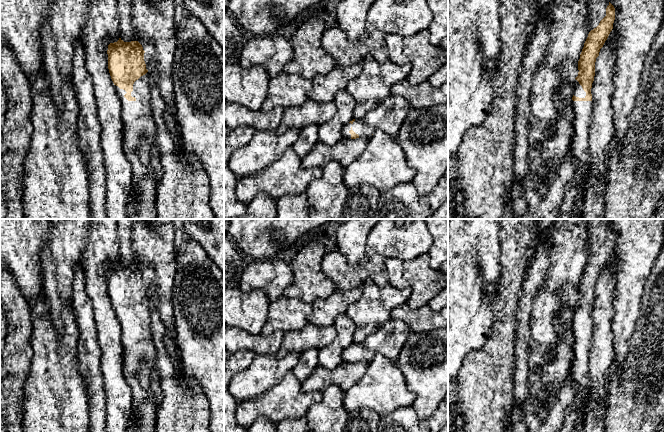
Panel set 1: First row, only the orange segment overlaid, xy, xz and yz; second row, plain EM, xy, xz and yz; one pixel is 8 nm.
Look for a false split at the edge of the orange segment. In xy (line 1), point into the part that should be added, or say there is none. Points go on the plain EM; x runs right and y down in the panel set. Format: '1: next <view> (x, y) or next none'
1: next xy (153, 242)

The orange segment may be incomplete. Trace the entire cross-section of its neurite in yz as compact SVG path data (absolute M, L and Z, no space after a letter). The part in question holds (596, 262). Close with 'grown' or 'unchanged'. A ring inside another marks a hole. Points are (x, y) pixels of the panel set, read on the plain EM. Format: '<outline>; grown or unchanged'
M589 219L587 249L589 258L578 285L578 300L573 303L572 377L581 388L589 390L588 360L593 339L591 312L595 300L595 286L615 244L615 232L609 226L611 219Z; grown

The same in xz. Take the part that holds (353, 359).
M390 318L362 343L353 343L347 347L341 356L342 361L368 363L377 353L381 353L391 361L396 361L410 332L411 329L405 322Z; grown

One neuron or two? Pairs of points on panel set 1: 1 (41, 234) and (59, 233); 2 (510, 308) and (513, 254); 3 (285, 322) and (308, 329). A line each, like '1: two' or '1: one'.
1: two
2: one
3: two

